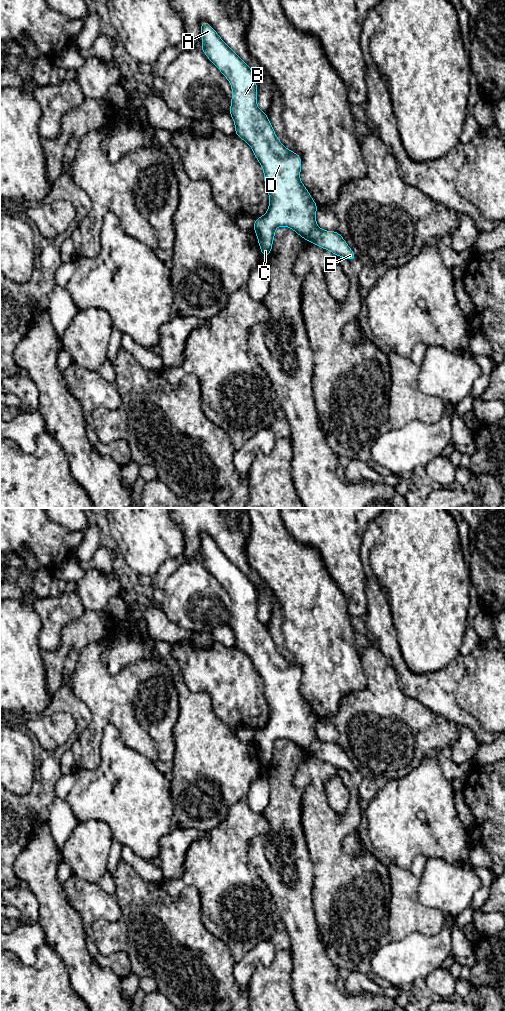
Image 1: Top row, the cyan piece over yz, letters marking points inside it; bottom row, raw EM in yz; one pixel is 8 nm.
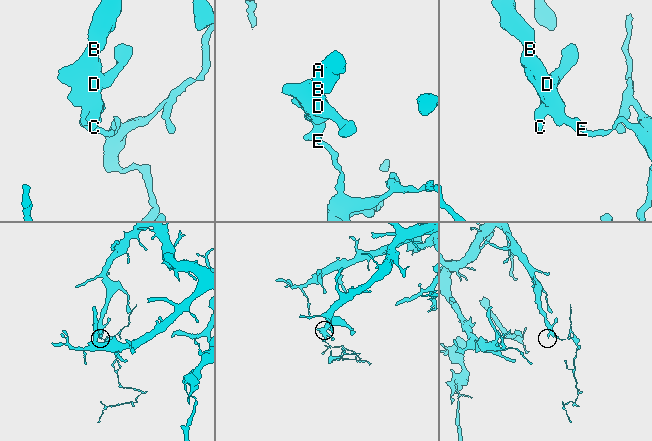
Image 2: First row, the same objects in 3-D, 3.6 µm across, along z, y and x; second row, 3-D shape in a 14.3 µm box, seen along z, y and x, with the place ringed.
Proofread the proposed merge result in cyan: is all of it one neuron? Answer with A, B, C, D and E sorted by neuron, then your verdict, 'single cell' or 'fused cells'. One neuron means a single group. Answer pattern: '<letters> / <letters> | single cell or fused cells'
A B C D / E | fused cells

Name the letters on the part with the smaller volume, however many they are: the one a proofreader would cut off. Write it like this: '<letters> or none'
E

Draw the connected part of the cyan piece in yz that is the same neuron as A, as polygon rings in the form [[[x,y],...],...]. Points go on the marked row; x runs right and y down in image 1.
[[[202,21],[200,27],[202,36],[200,49],[227,78],[232,87],[229,114],[235,123],[235,135],[249,144],[263,168],[264,183],[269,193],[269,207],[265,215],[255,219],[253,229],[262,256],[268,258],[272,250],[275,229],[278,226],[291,228],[299,236],[309,241],[313,228],[317,226],[315,214],[318,206],[300,180],[302,168],[300,155],[287,149],[278,140],[267,114],[257,106],[256,76],[252,69],[228,47],[208,22]]]

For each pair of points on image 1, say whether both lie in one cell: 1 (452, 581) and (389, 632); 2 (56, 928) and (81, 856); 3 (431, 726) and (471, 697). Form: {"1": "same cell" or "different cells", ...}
{"1": "different cells", "2": "different cells", "3": "different cells"}

